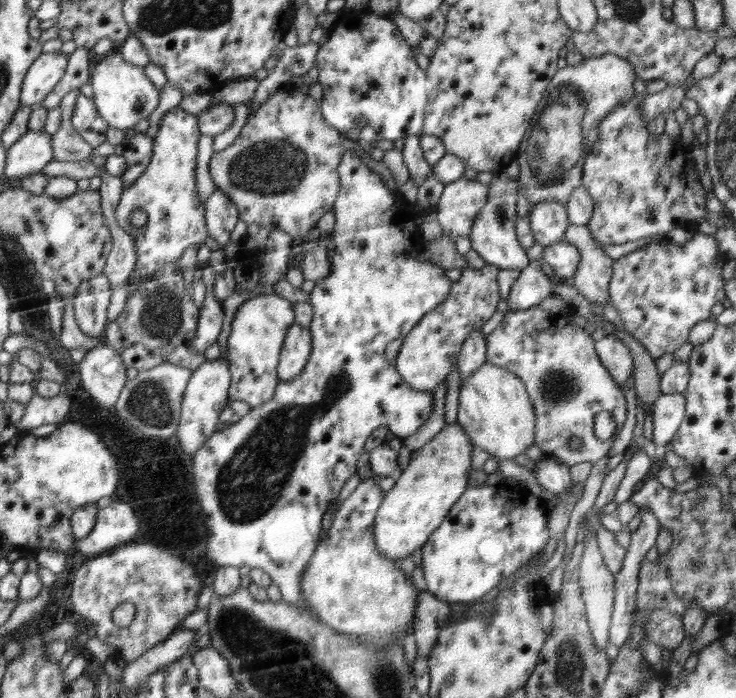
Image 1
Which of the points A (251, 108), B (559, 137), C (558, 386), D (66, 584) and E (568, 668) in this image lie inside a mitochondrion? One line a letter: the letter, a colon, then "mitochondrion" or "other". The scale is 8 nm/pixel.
A: other
B: mitochondrion
C: mitochondrion
D: other
E: mitochondrion

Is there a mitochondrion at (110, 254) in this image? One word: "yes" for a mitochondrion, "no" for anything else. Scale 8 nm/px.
no

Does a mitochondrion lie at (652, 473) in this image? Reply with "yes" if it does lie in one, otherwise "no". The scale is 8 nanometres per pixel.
no

